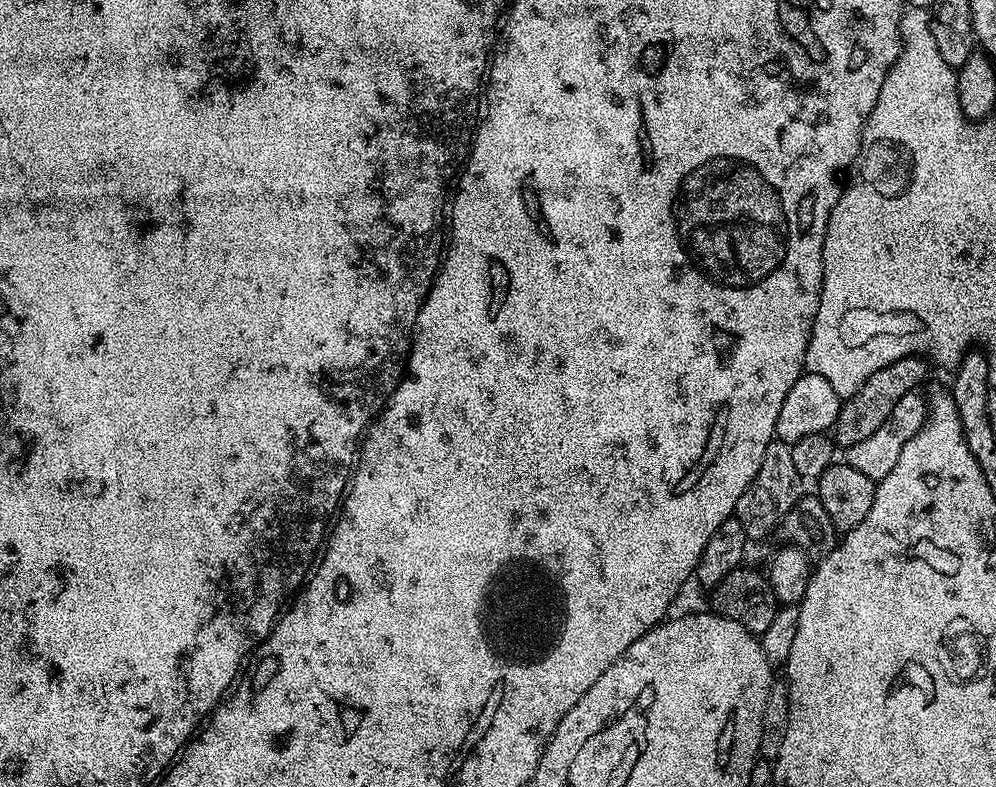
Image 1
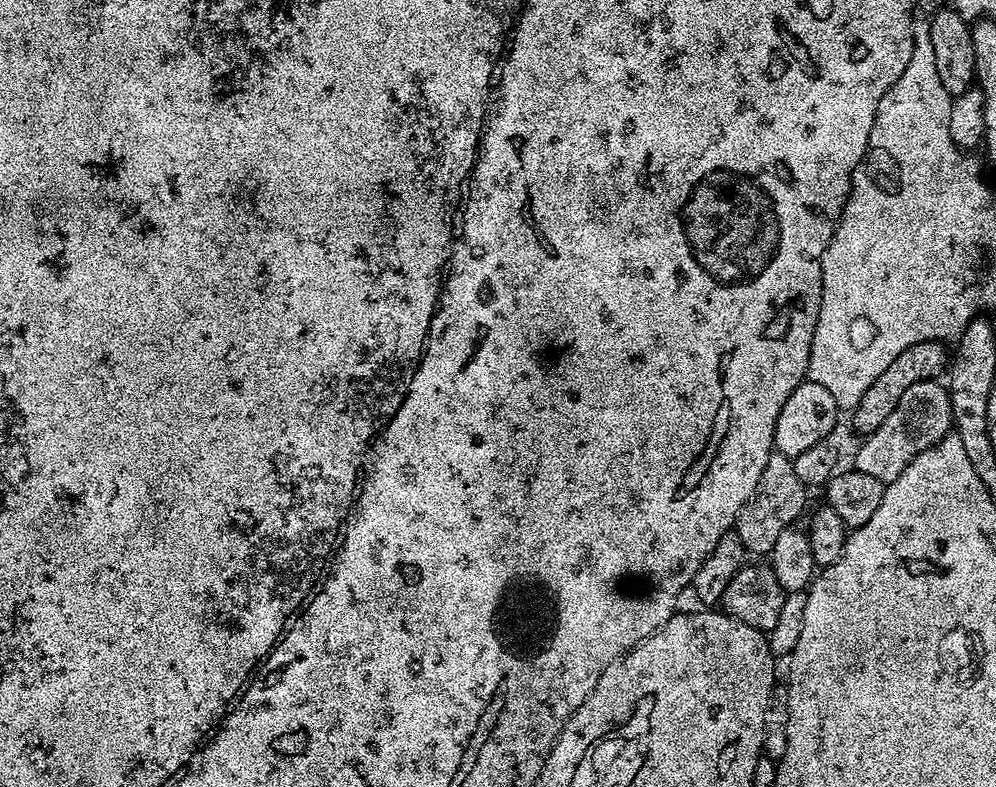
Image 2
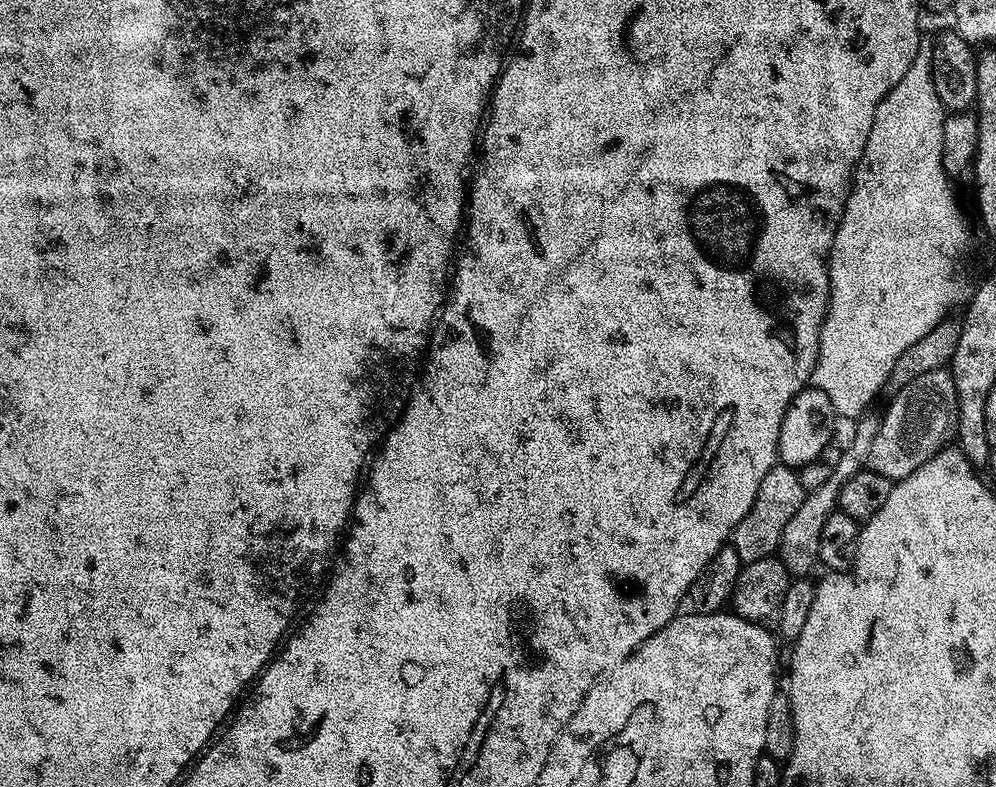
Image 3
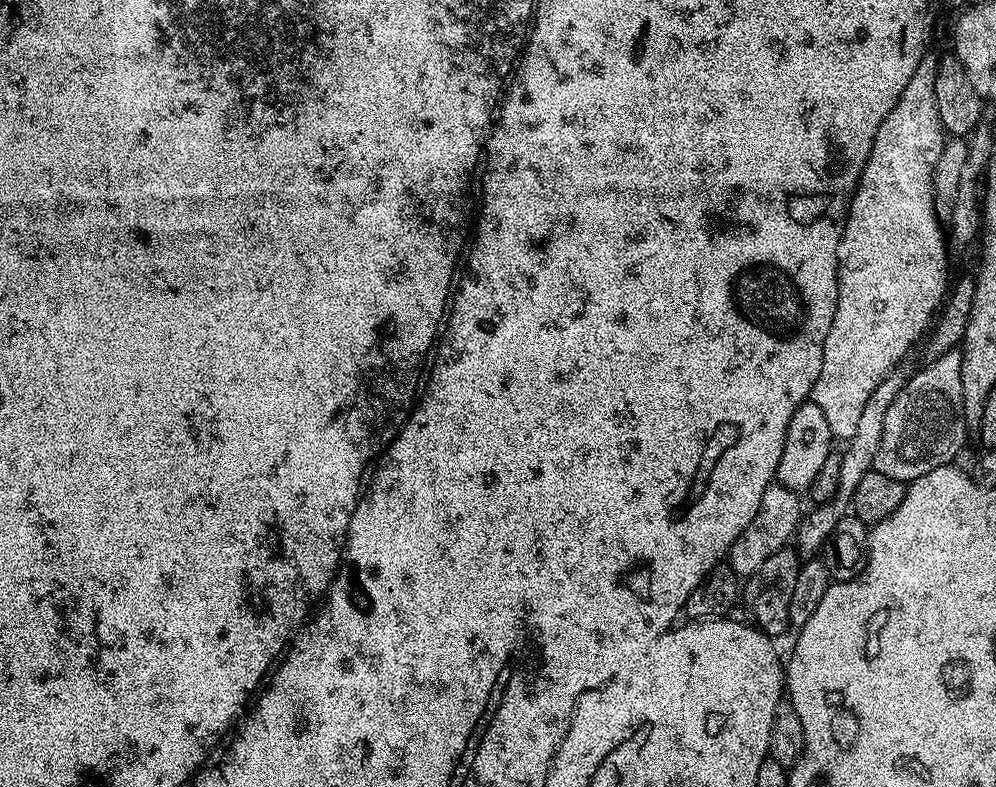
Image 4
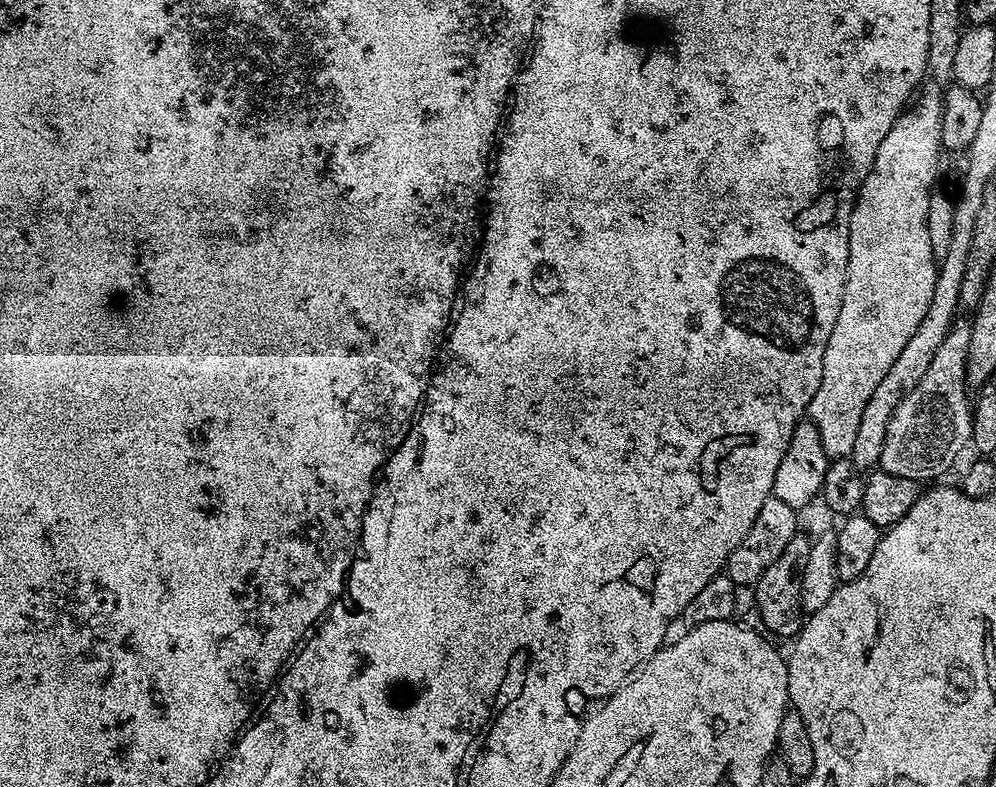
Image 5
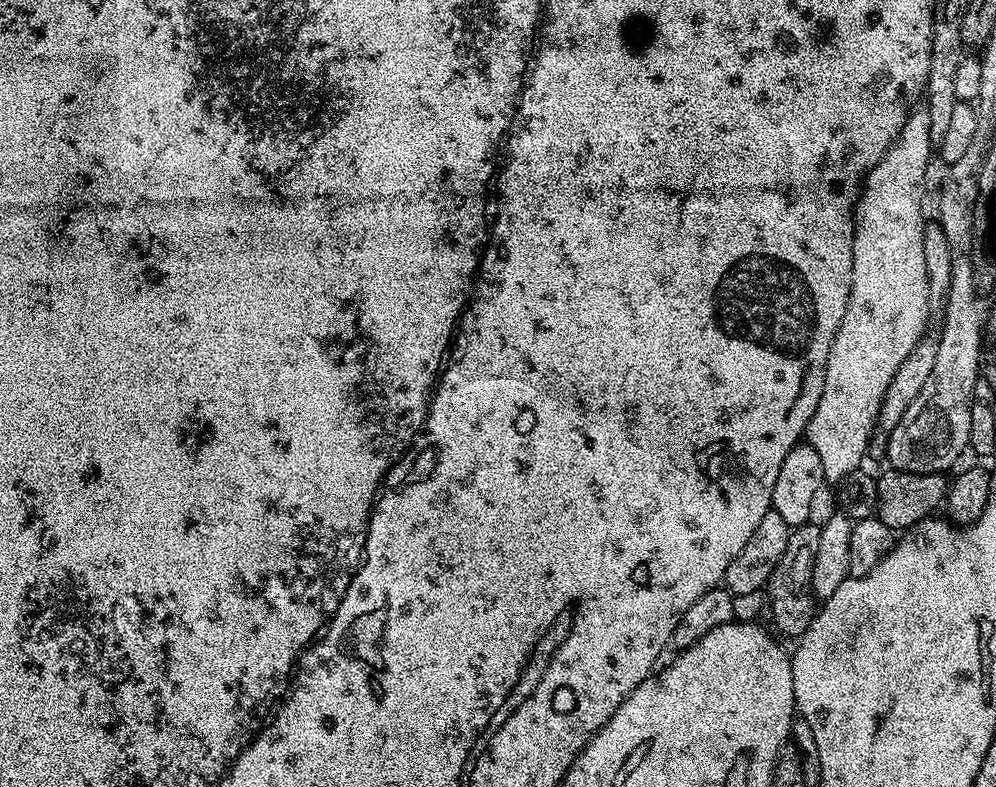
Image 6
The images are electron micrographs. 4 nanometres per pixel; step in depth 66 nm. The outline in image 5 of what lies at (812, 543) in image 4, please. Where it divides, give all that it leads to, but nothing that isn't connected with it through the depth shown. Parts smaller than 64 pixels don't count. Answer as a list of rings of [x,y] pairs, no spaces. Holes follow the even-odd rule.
[[[937,271],[934,298],[930,298],[930,306],[926,306],[926,318],[918,322],[918,330],[910,334],[910,342],[902,346],[902,354],[894,358],[890,370],[886,370],[882,382],[878,382],[878,387],[870,396],[870,402],[866,402],[866,410],[862,412],[861,423],[858,425],[858,438],[854,440],[854,450],[850,457],[853,469],[872,470],[879,465],[882,446],[886,443],[886,430],[890,427],[890,418],[894,418],[894,410],[898,410],[898,402],[902,402],[902,398],[907,392],[914,390],[914,386],[918,386],[922,374],[926,374],[927,368],[930,367],[930,361],[934,358],[938,346],[942,346],[942,338],[946,338],[946,334],[957,319],[956,312],[961,309],[959,304],[961,285],[960,272]]]

